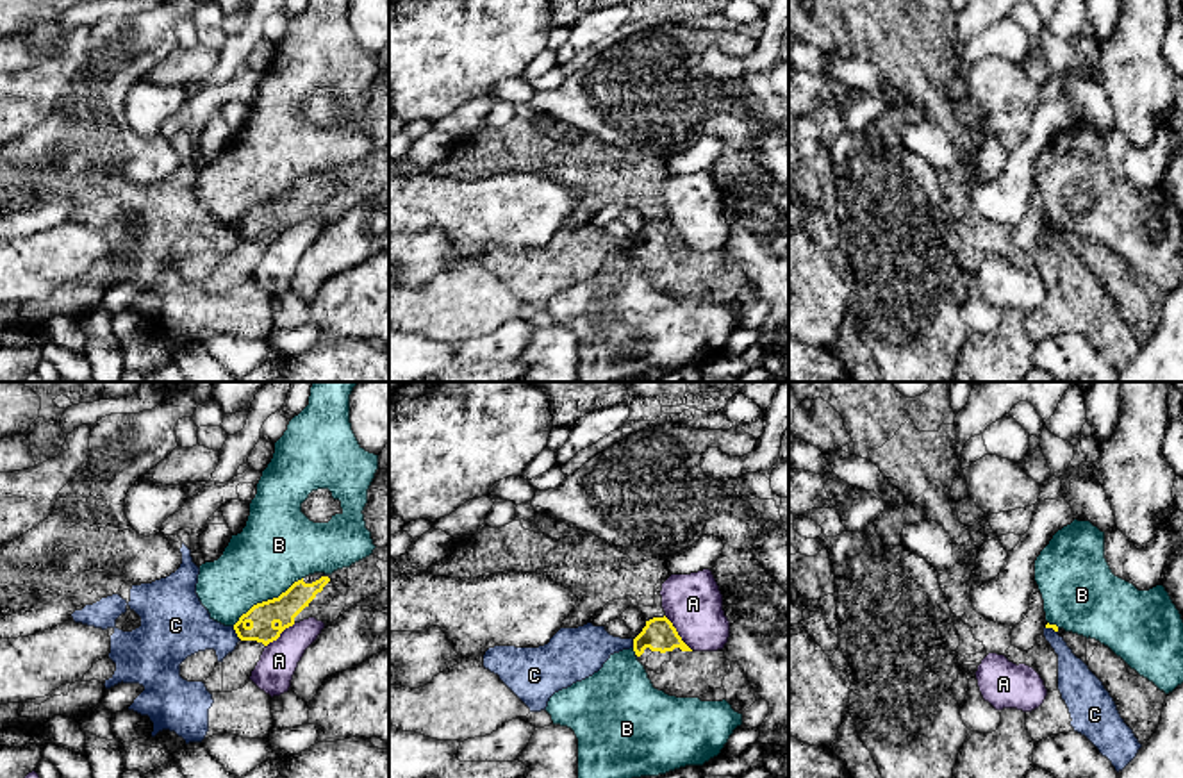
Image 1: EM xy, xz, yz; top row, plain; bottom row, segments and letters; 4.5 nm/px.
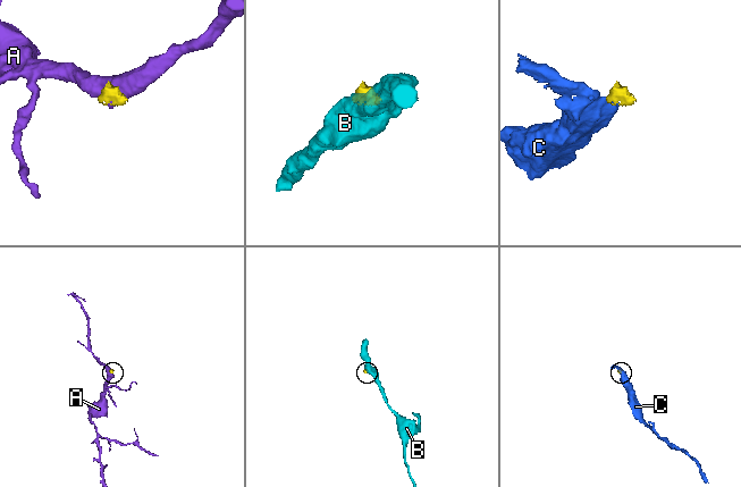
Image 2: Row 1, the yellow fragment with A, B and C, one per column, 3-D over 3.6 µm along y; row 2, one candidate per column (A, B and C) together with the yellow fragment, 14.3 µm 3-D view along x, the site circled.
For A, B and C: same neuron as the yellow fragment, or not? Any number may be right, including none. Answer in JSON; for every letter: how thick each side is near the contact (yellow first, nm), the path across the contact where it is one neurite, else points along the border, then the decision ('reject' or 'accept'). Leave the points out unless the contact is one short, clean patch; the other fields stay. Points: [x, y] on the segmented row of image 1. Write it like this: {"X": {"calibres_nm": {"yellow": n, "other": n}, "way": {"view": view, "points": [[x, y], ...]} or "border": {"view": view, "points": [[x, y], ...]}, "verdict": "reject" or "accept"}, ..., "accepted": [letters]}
{"A": {"calibres_nm": {"yellow": 150, "other": 260}, "border": {"view": "xz", "points": [[664, 616], [691, 650]]}, "verdict": "reject"}, "B": {"calibres_nm": {"yellow": 130, "other": 360}, "border": {"view": "xy", "points": [[302, 577], [277, 596], [254, 604], [232, 625]]}, "verdict": "reject"}, "C": {"calibres_nm": {"yellow": 130, "other": 280}, "border": {"view": "xy", "points": [[232, 627], [239, 637]]}, "verdict": "reject"}, "accepted": []}

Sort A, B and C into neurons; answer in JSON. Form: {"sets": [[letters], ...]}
{"sets": [["A"], ["B"], ["C"]]}

